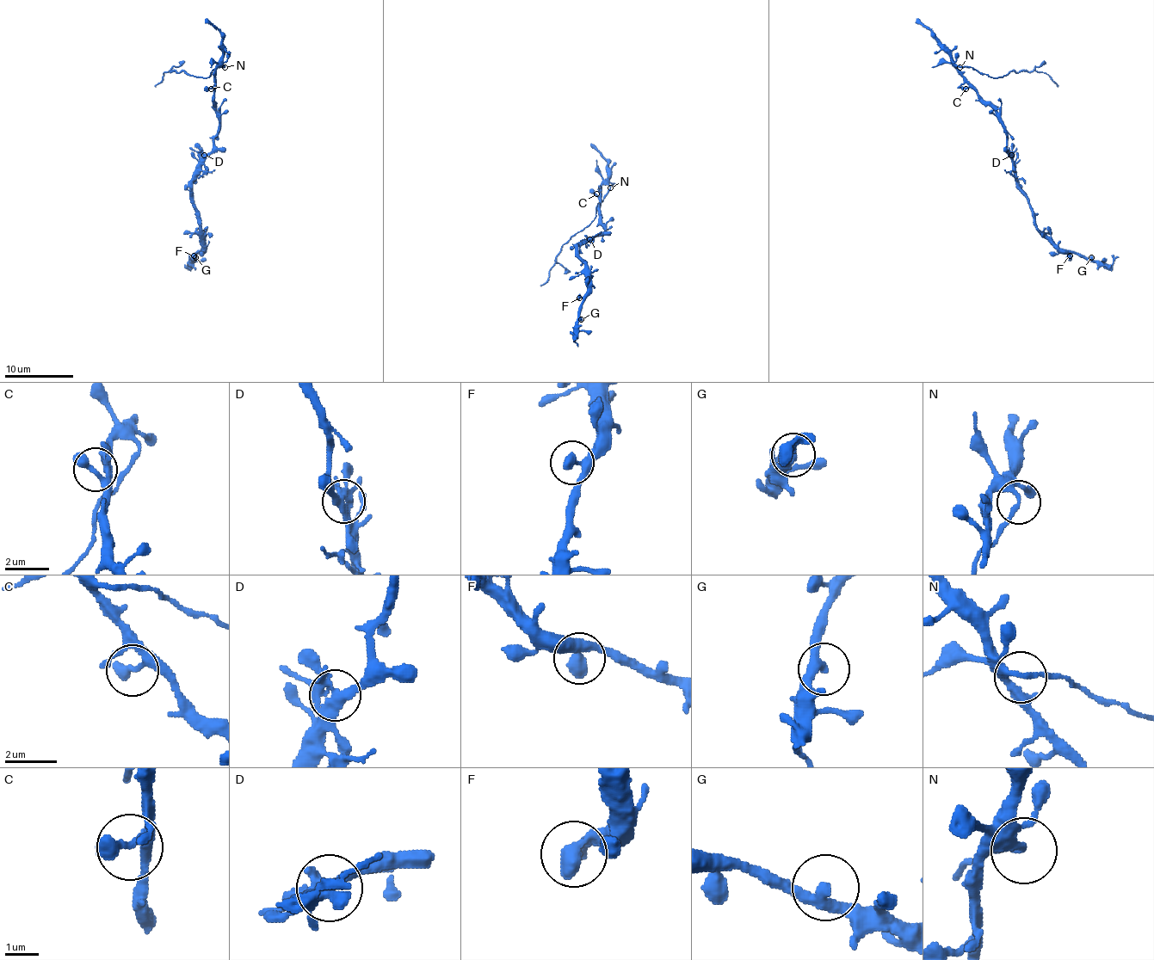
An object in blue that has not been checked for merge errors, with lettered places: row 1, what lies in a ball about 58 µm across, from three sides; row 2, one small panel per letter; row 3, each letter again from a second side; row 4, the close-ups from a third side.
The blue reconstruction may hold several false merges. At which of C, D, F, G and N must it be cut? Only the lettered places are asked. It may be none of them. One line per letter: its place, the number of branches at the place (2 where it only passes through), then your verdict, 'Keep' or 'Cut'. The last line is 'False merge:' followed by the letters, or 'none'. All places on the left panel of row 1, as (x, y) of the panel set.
C: Place: (211, 89). Branches: 2. Keep
D: Place: (204, 155). Branches: 4. Keep
F: Place: (194, 255). Branches: 2. Keep
G: Place: (195, 257). Branches: 2. Keep
N: Place: (225, 67). Branches: 2. Cut
False merge: N

